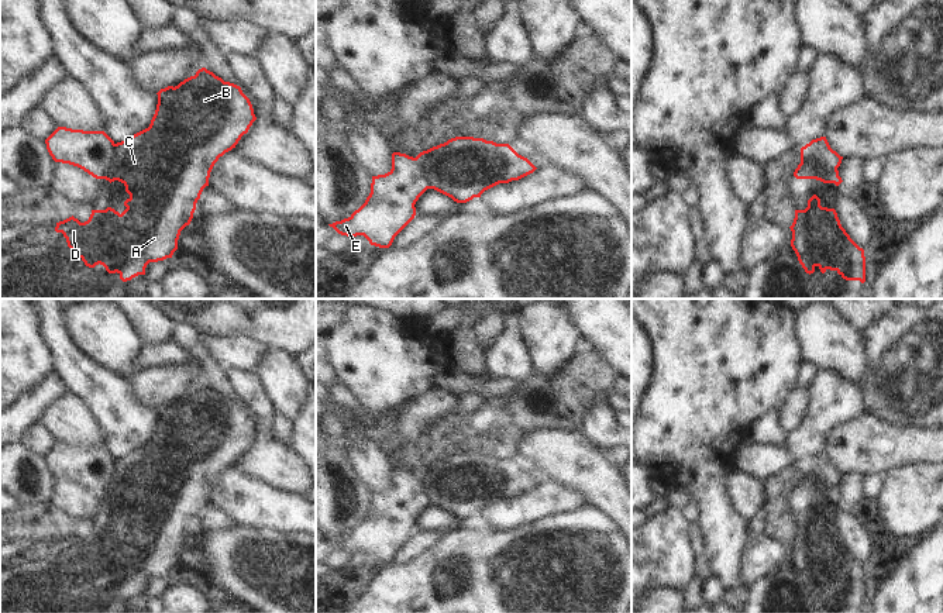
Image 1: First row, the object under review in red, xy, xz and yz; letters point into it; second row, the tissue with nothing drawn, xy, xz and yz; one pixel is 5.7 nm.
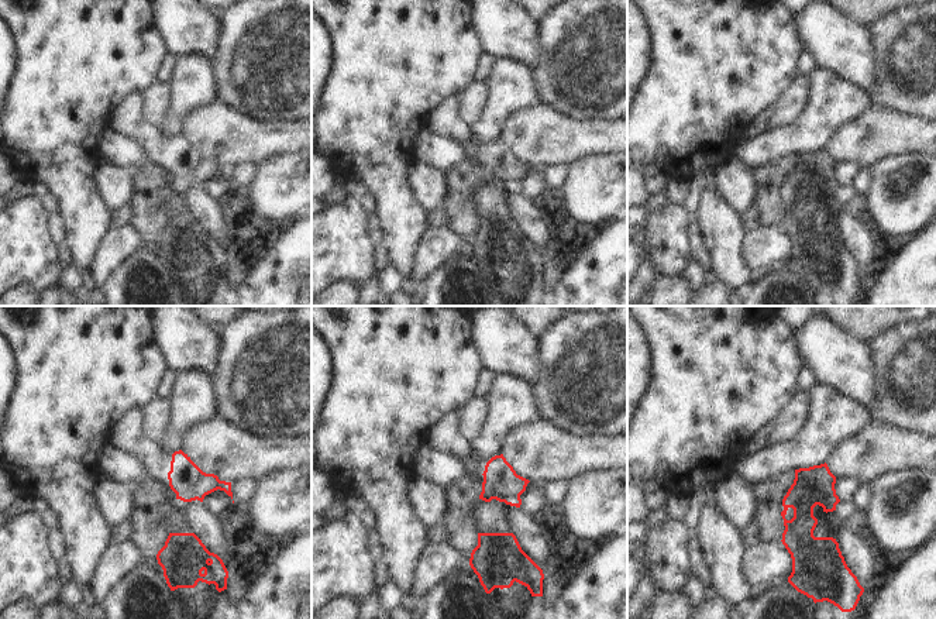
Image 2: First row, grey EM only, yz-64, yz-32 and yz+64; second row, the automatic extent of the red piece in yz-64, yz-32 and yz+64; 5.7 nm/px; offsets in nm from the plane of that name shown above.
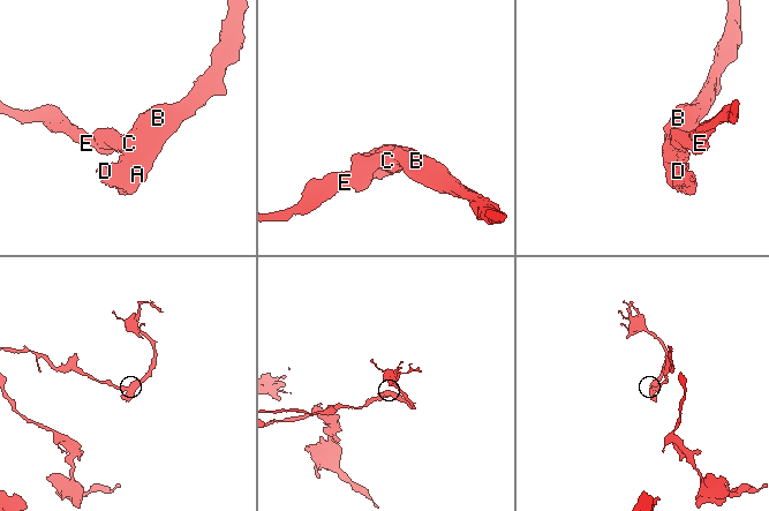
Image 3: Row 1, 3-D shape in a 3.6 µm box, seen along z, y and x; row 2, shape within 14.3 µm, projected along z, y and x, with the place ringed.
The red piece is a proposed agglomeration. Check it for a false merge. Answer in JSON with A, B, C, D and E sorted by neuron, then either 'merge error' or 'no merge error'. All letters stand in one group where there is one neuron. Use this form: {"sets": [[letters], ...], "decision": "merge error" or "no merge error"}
{"sets": [["A", "B", "C", "D"], ["E"]], "decision": "merge error"}

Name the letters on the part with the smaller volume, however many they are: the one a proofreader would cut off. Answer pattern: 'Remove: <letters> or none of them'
Remove: A, B, C, D

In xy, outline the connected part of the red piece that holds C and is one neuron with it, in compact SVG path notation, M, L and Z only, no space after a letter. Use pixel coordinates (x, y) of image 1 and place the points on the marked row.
M206 68L156 94L158 104L149 127L114 144L100 178L110 183L118 180L125 186L130 194L124 202L127 209L121 214L111 207L92 210L85 223L72 216L55 227L86 266L100 264L109 273L117 272L123 282L145 275L149 262L172 258L180 231L190 224L196 203L209 186L214 163L235 148L257 120L241 87L224 82Z

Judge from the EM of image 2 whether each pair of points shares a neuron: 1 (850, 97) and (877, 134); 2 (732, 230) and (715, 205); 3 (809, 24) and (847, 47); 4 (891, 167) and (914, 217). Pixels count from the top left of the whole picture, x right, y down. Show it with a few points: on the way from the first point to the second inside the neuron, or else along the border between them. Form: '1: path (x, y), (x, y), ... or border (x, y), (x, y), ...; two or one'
1: border (871, 103), (835, 133); two
2: path (726, 224), (715, 210); one
3: path (819, 24), (838, 41); one
4: path (885, 181), (883, 186), (887, 198), (900, 203); one

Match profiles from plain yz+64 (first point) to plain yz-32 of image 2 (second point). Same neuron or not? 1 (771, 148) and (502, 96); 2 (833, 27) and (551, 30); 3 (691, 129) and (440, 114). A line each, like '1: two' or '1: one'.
1: one
2: two
3: two

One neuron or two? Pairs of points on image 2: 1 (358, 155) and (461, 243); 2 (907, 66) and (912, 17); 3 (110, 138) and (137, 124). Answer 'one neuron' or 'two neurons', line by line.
1: two neurons
2: one neuron
3: two neurons

